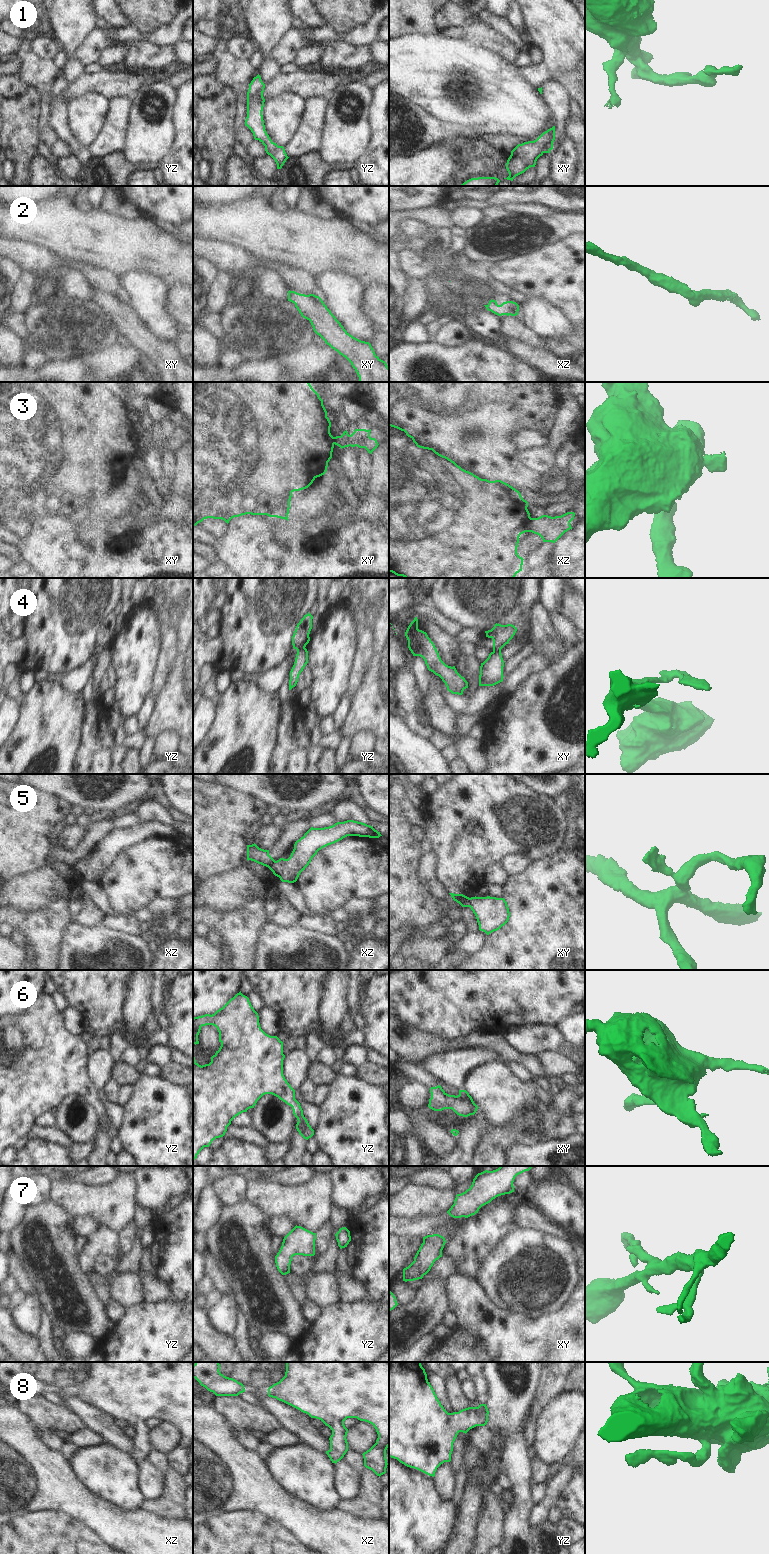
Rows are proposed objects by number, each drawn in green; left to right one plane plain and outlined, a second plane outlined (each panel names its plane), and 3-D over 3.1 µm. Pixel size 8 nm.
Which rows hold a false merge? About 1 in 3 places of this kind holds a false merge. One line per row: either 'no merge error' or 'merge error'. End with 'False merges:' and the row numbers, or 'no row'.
1: no merge error
2: no merge error
3: merge error
4: merge error
5: merge error
6: no merge error
7: no merge error
8: no merge error
False merges: 3, 4, 5

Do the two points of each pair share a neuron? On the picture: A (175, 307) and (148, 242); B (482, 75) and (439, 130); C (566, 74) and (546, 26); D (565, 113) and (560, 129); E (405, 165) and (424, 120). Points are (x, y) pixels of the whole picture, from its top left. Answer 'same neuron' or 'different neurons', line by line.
A: different neurons
B: different neurons
C: same neuron
D: same neuron
E: different neurons

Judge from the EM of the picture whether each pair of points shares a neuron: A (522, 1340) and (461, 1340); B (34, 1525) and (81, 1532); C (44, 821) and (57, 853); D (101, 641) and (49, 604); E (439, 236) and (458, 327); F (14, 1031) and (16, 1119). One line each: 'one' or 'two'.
A: two
B: one
C: two
D: one
E: two
F: one

